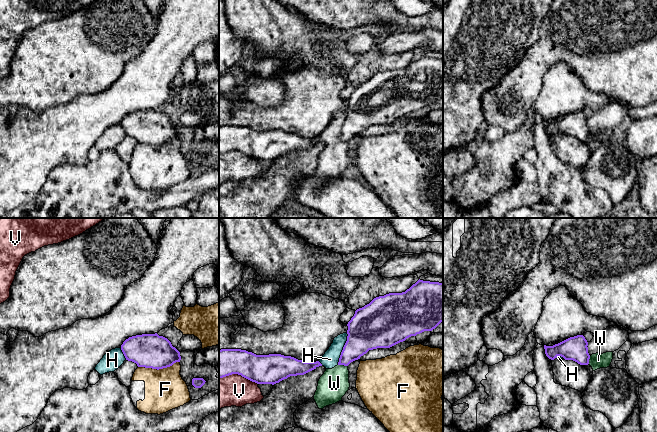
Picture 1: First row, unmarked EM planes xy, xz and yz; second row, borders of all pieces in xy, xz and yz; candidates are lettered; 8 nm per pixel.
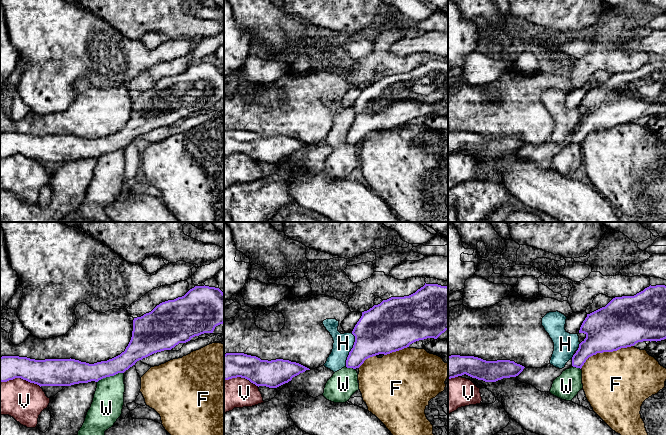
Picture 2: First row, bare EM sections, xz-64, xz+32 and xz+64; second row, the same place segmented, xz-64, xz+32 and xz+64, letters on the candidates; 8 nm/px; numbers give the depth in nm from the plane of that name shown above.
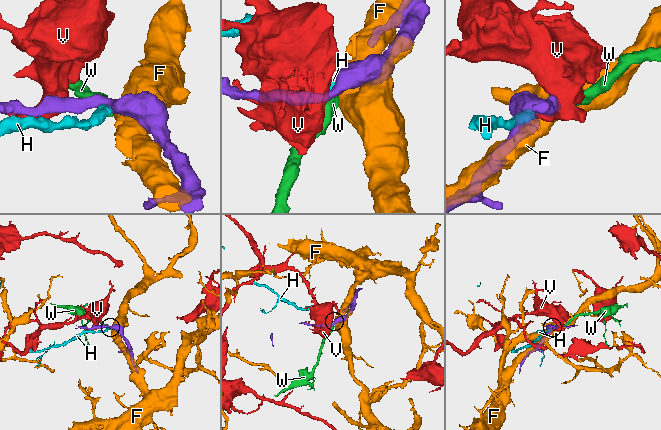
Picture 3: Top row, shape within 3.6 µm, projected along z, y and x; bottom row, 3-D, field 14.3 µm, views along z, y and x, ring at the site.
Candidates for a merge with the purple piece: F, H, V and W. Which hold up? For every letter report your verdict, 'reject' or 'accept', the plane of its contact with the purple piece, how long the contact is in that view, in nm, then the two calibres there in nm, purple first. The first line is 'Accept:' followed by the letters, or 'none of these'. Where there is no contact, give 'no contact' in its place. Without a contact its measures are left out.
Accept: none of these
F: reject | xy | 340 nm | 280/320 nm
H: reject | xz | 280 nm | 320/140 nm
V: reject | xz | 320 nm | 240/260 nm
W: reject | xz | 80 nm | 220/240 nm

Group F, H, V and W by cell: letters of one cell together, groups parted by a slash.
F / H W / V

